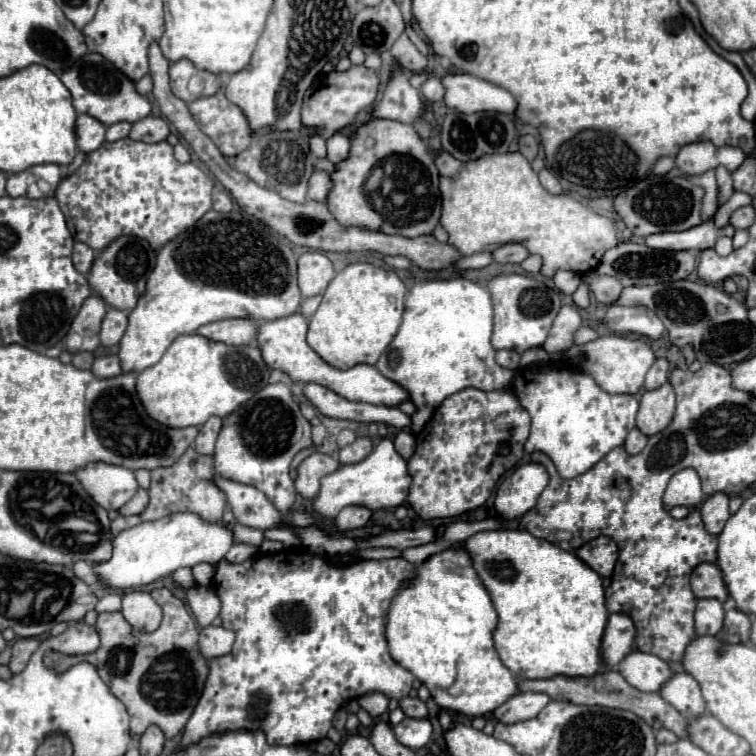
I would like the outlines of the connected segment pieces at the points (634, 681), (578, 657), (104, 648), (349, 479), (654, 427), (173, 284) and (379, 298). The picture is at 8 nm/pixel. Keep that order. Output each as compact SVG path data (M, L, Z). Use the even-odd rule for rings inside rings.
M632 651L626 661L620 661L618 671L630 685L644 693L658 693L662 685L674 677L674 671L666 661L642 651Z
M480 531L472 537L468 537L465 540L464 548L448 548L448 549L468 549L472 561L474 561L474 567L482 579L482 583L486 585L486 589L490 591L490 597L492 597L492 603L498 611L498 627L494 631L494 645L496 645L496 651L502 659L502 663L514 673L518 675L518 679L552 679L556 675L566 675L566 677L594 677L602 671L606 671L606 663L602 659L602 649L600 649L600 643L602 643L602 635L604 635L604 629L606 629L606 621L608 621L608 611L606 611L606 597L604 597L604 585L602 585L602 579L598 573L594 573L582 559L578 559L574 553L570 551L562 551L560 547L548 543L546 539L536 539L534 535L530 535L528 531Z
M166 587L154 589L152 597L164 611L162 625L154 633L134 631L124 621L122 613L100 613L96 623L100 647L82 657L98 669L100 679L106 685L120 675L110 691L128 707L130 737L134 741L138 741L150 725L158 725L168 739L176 737L186 727L208 679L208 661L200 655L198 629L186 605ZM110 667L114 667L114 673ZM122 677L128 677L130 681L124 683Z
M386 437L374 447L374 451L364 461L354 465L344 465L322 479L322 489L314 499L314 511L324 519L334 519L340 513L340 509L348 505L362 505L372 511L400 507L408 497L410 483L412 475L408 473L406 459L398 455L392 439Z
M670 383L654 391L646 391L640 399L636 427L648 437L656 435L670 425L674 411L676 411L676 393Z
M208 211L194 227L186 229L186 233L180 233L174 241L166 243L158 251L156 267L148 277L146 295L142 295L136 309L130 311L128 329L120 341L118 357L122 361L122 369L126 373L144 371L146 367L160 361L160 357L176 337L190 335L198 327L212 321L232 317L272 321L298 313L304 299L296 285L296 263L298 257L292 251L290 243L276 235L268 225L264 225L256 217L250 217L242 211Z
M352 263L328 285L322 303L310 319L308 345L332 367L350 369L358 363L376 365L382 351L394 339L402 321L406 285L394 271L370 263Z

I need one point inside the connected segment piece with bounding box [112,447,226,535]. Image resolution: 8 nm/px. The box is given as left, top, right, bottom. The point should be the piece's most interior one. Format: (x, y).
(190, 484)

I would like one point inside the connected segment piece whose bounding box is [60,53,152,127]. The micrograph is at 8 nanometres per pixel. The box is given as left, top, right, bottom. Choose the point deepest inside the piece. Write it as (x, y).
(98, 89)

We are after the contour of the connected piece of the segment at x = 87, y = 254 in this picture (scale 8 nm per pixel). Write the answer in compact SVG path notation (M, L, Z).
M76 243L76 245L74 245L72 259L74 259L74 267L76 267L80 273L88 275L90 267L92 267L92 263L94 263L94 257L96 257L96 253L94 253L88 245L84 245L84 243Z

